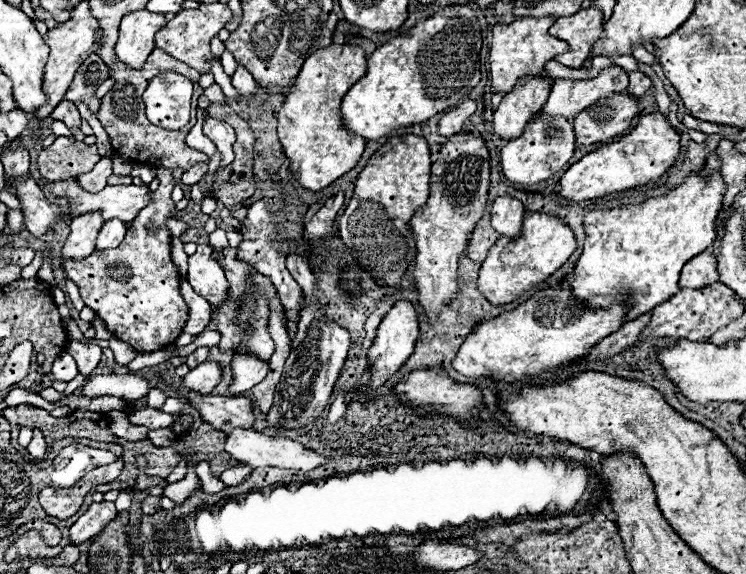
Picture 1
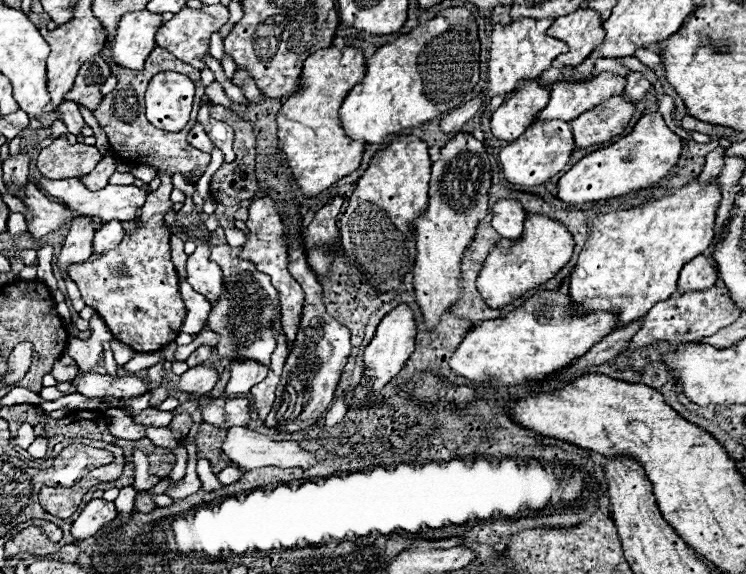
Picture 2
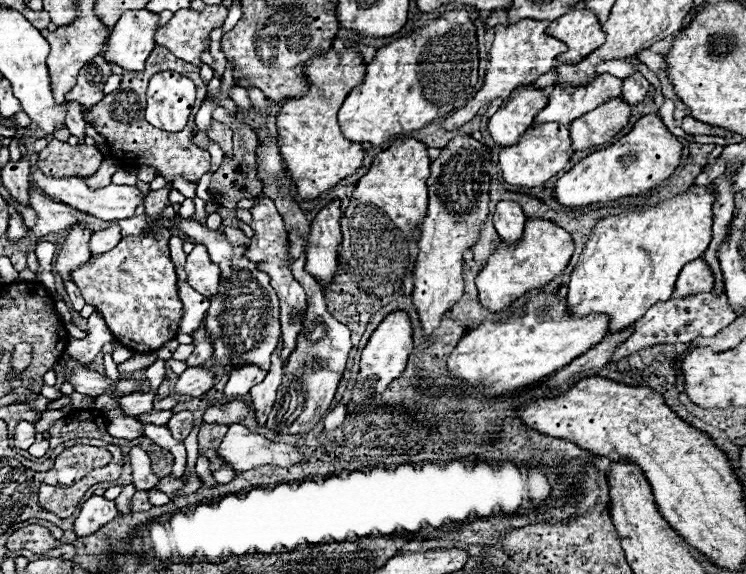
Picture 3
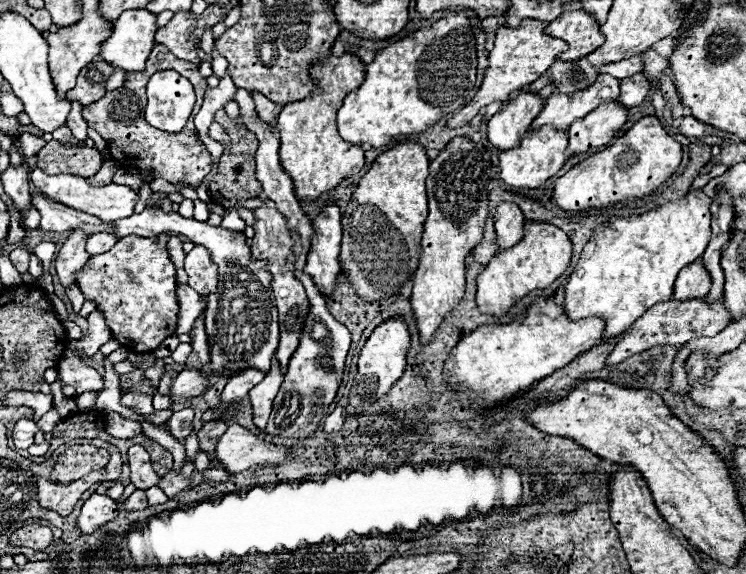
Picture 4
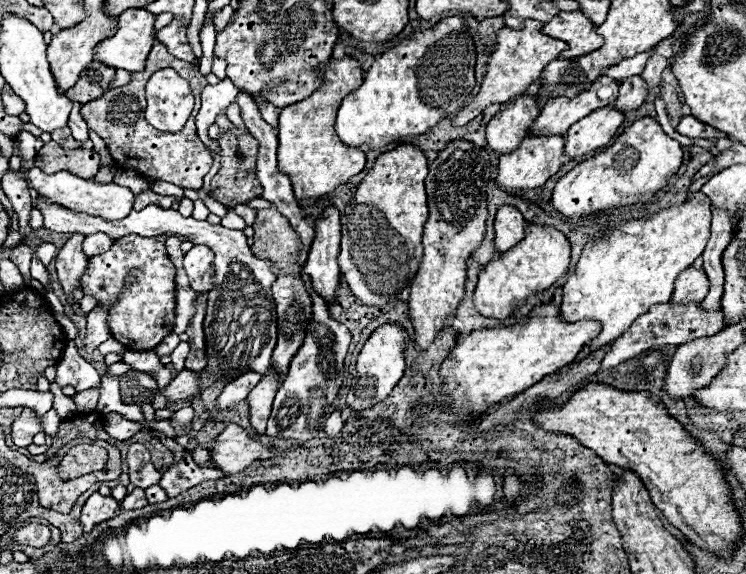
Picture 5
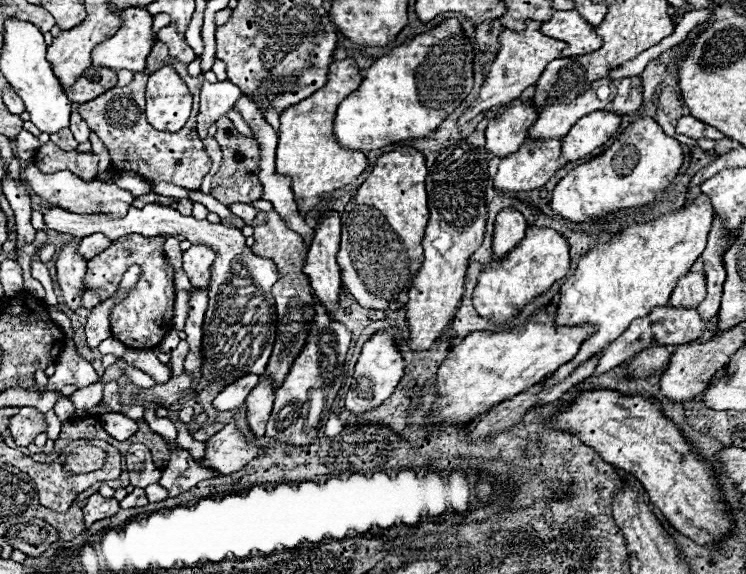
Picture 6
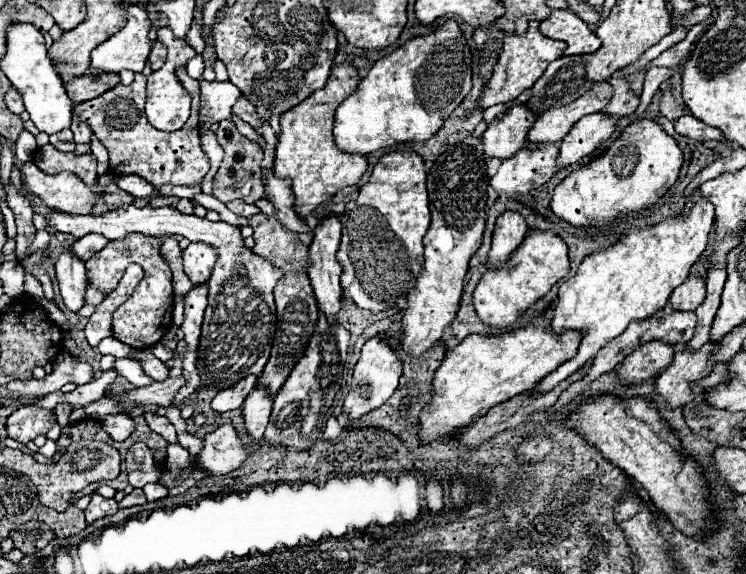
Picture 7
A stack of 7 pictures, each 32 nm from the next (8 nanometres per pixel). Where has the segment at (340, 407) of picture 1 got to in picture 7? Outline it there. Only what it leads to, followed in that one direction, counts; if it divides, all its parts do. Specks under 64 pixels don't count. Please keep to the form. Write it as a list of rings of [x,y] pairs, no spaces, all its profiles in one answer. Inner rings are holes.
[[[330,416],[326,426],[324,426],[324,438],[326,440],[334,440],[334,438],[338,438],[338,434],[342,434],[342,430],[344,430],[342,424],[334,416]]]

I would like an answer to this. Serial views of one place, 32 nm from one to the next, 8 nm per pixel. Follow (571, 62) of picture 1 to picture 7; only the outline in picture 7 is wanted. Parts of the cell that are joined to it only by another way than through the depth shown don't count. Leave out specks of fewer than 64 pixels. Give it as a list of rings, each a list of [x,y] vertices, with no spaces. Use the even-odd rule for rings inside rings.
[[[552,10],[550,18],[540,22],[540,32],[548,38],[564,40],[568,44],[566,56],[592,54],[600,48],[600,38],[572,10]]]

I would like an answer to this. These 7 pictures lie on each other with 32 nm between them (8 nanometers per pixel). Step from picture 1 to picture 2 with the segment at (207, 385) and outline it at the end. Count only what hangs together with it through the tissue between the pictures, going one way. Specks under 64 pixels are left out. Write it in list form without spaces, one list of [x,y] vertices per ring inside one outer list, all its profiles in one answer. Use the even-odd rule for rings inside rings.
[[[200,364],[196,368],[188,368],[186,374],[182,374],[178,390],[186,394],[210,394],[212,388],[218,382],[218,370],[214,364]]]

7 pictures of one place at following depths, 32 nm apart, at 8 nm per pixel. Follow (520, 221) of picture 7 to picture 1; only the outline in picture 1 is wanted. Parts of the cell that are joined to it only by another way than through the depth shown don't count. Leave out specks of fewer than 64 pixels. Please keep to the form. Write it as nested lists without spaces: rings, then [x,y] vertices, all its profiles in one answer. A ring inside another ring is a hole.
[[[500,196],[490,208],[492,228],[502,236],[518,236],[524,218],[524,206],[520,200],[510,196]]]

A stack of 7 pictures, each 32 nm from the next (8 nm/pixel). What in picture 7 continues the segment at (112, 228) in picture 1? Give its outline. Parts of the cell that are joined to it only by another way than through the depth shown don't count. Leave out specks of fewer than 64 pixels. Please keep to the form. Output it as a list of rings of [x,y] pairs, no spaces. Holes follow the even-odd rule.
[[[88,234],[88,236],[80,238],[80,240],[72,246],[72,250],[74,250],[74,254],[80,256],[82,260],[90,260],[90,258],[94,256],[94,252],[100,252],[100,248],[104,248],[108,242],[110,242],[110,240],[104,238],[102,234]]]

